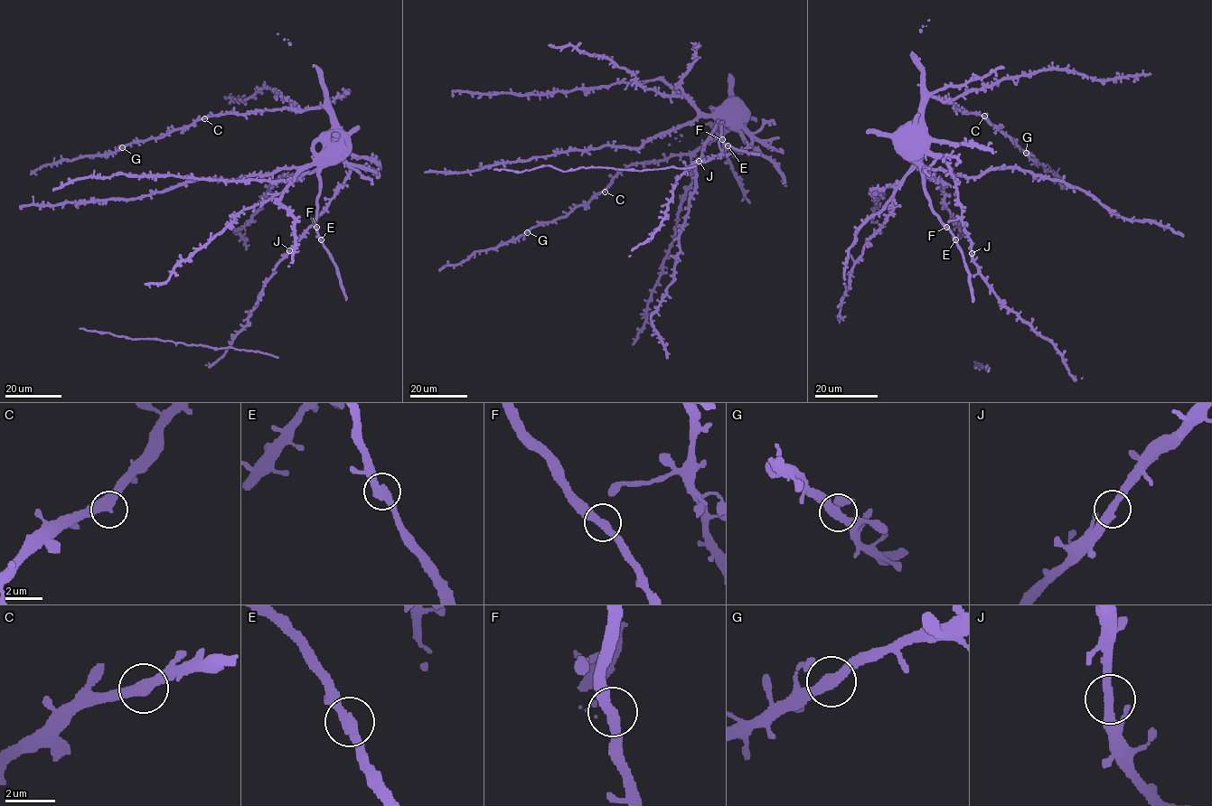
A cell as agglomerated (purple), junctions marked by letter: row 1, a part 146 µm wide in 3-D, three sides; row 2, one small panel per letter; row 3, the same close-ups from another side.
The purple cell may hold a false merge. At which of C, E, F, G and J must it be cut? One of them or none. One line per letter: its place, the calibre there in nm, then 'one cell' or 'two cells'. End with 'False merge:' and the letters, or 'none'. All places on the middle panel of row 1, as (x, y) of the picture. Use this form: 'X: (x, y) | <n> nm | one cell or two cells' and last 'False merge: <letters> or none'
C: (605, 192) | 440 nm | one cell
E: (728, 145) | 360 nm | one cell
F: (722, 139) | 400 nm | one cell
G: (527, 232) | 400 nm | one cell
J: (699, 161) | 380 nm | one cell
False merge: none

